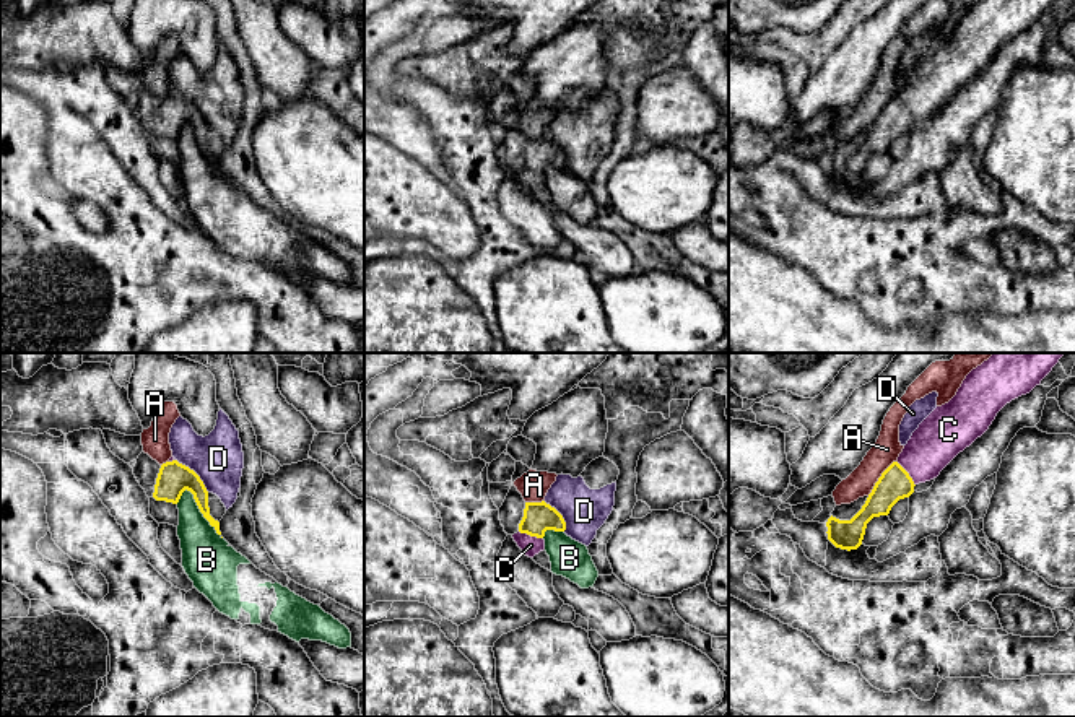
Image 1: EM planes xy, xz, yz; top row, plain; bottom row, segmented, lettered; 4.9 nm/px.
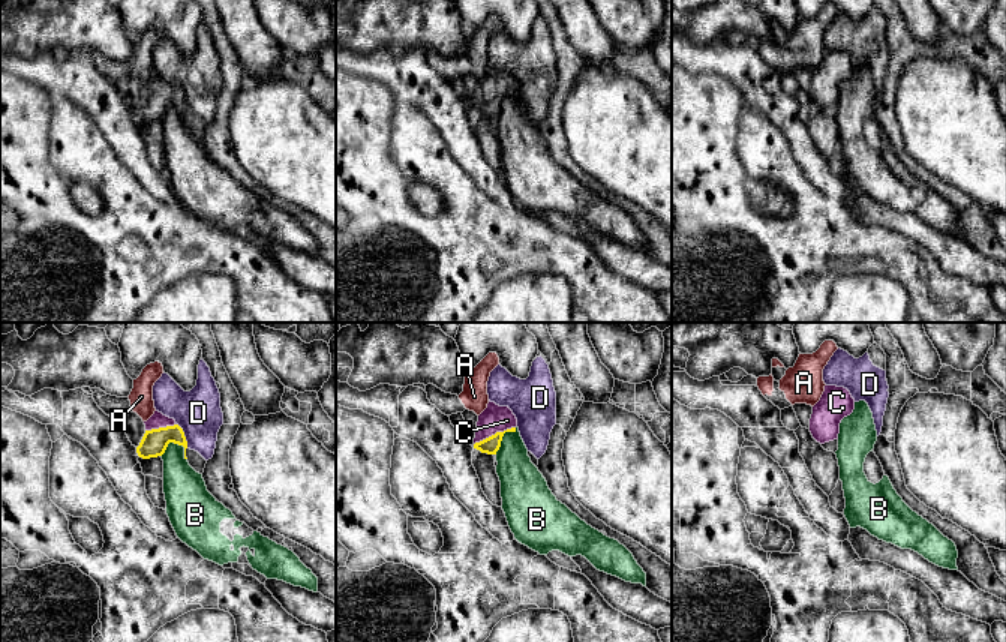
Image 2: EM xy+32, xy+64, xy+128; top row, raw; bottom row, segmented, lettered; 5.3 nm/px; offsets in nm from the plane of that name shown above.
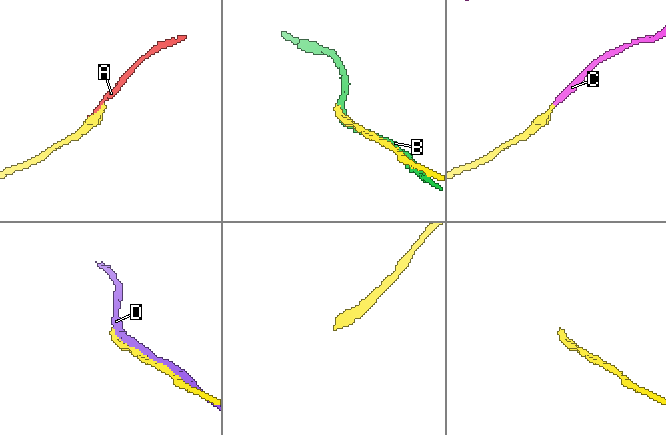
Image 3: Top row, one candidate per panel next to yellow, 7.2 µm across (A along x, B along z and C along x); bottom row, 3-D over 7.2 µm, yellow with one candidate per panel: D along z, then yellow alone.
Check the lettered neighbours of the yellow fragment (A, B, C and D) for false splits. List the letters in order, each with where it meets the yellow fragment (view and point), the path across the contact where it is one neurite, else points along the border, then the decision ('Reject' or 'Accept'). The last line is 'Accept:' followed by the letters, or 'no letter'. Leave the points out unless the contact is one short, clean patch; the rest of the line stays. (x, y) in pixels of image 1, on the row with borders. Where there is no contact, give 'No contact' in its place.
A: Touches yellow at yz (880, 477). Reject
B: Touches yellow at xy (202, 512). Reject
C: Touches yellow at xz (530, 535). Path across: xz (539, 517), (530, 535), (530, 545). Accept
D: Touches yellow at xy (195, 473). Reject
Accept: C

